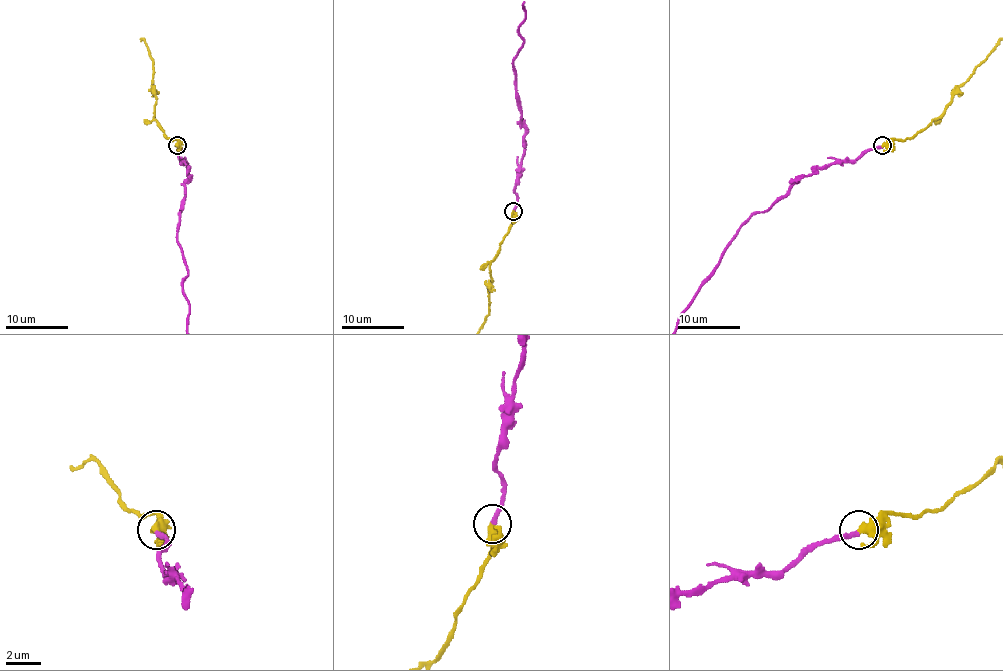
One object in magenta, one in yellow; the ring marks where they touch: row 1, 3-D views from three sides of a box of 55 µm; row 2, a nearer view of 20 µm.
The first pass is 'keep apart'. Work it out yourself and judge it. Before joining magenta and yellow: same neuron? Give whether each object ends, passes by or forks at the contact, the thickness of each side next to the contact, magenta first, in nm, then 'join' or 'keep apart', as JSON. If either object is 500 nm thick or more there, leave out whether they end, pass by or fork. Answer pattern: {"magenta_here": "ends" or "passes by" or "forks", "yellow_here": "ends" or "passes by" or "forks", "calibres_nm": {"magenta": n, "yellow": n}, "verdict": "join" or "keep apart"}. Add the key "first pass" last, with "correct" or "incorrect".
{"calibres_nm": {"magenta": 280, "yellow": 500}, "verdict": "join", "first pass": "incorrect"}

